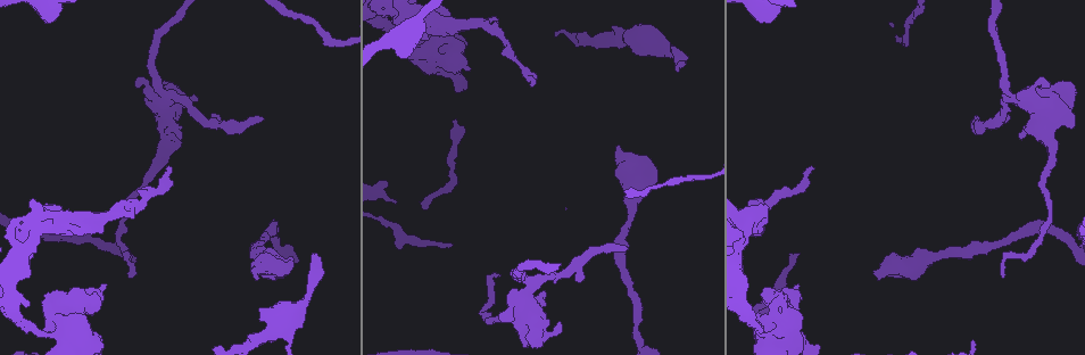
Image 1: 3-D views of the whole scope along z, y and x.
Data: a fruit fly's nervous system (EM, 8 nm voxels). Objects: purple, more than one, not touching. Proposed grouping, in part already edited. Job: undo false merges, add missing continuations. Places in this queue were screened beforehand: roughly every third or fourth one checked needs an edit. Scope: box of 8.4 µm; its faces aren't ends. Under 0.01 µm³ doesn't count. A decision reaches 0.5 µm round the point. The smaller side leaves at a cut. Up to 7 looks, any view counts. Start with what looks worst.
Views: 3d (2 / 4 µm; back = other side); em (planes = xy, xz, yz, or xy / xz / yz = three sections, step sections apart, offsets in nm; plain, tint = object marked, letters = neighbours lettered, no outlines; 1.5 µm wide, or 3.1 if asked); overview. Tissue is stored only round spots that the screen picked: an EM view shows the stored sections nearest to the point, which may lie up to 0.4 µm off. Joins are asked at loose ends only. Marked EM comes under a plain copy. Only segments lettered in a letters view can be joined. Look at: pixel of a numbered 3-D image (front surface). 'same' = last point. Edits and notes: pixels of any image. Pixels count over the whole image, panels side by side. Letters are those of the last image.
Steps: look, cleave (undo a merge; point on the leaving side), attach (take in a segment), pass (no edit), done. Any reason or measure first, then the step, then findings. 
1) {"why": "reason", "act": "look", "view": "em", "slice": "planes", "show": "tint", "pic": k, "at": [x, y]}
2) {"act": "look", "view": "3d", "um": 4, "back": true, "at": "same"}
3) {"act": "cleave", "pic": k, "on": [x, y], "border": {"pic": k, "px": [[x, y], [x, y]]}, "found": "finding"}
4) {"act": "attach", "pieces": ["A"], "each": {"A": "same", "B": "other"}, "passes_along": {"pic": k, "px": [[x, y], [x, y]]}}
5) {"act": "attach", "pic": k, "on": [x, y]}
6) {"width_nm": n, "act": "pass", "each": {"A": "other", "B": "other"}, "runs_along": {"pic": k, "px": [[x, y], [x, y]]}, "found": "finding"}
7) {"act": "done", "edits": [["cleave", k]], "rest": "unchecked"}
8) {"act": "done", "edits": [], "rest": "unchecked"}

{"why": "branch stops here", "act": "look", "view": "em", "slice": "planes", "show": "letters", "pic": 1, "at": [315, 253]}

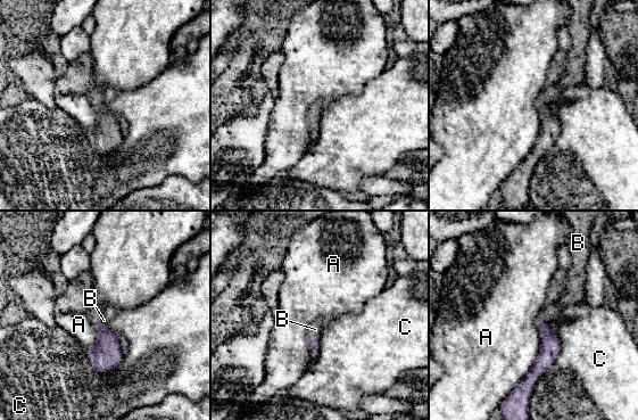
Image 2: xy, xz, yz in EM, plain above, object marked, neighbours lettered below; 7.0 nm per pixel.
{"act": "attach", "pic": 2, "on": [315, 329], "each": {"A": "other", "B": "same", "C": "other"}, "found": "the neuron continues"}

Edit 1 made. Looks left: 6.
{"why": "end of a long branch", "act": "look", "view": "em", "slice": "xz", "step": 8, "show": "letters", "pic": 1, "at": [132, 276]}

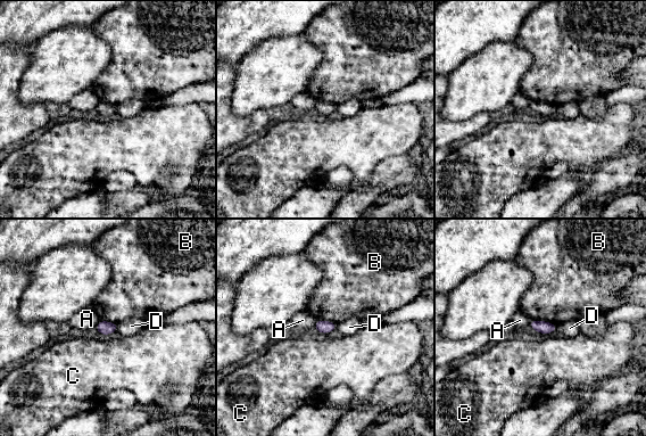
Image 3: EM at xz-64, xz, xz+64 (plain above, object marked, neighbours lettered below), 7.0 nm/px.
{"why": "cut it another way", "act": "look", "view": "em", "slice": "yz", "step": 4, "show": "letters", "at": "same"}

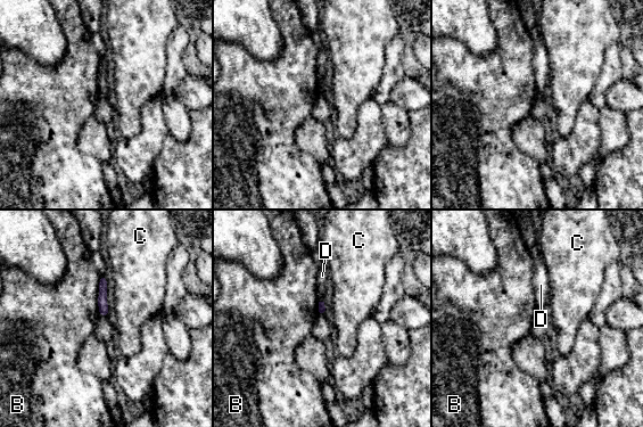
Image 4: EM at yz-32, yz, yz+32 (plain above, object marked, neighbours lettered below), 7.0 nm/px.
{"act": "pass", "each": {"B": "other", "C": "other", "D": "other"}, "border": {"pic": 4, "px": [[100, 276], [98, 315]]}, "found": "none of them fits"}

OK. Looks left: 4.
{"why": "an open end", "act": "look", "view": "3d", "um": 4, "pic": 1, "at": [195, 96]}

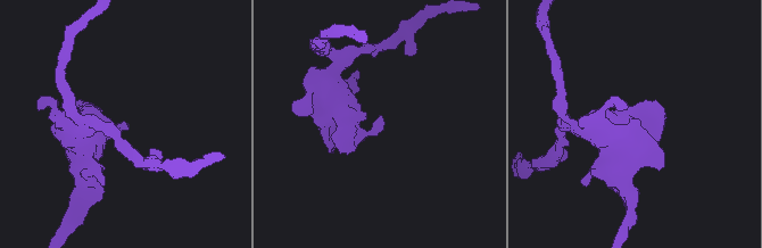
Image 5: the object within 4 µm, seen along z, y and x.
{"arm_widths_nm": [220, 600], "why": "now the EM", "act": "look", "view": "em", "slice": "planes", "show": "letters", "pic": 5, "at": [128, 124]}

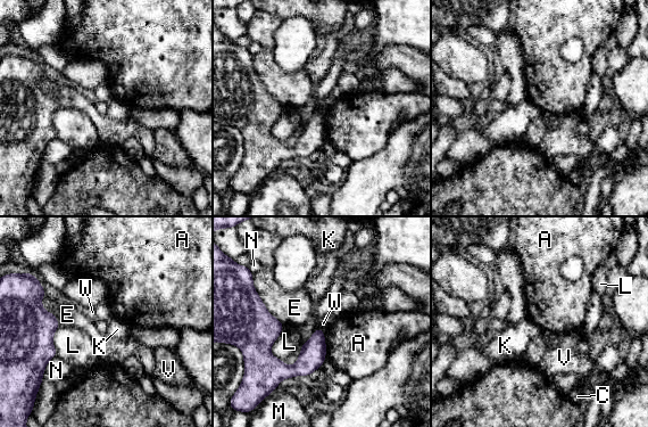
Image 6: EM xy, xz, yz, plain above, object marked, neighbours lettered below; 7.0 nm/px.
{"act": "pass", "each": {"A": "other", "C": "other", "E": "other", "K": "other", "L": "other", "M": "other", "N": "other", "V": "other", "W": "other"}, "border": {"pic": 6, "px": [[323, 330], [326, 354]]}, "found": "none of them fits"}

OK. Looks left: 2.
{"act": "done", "edits": [["attach", 2]], "rest": "unchecked"}

